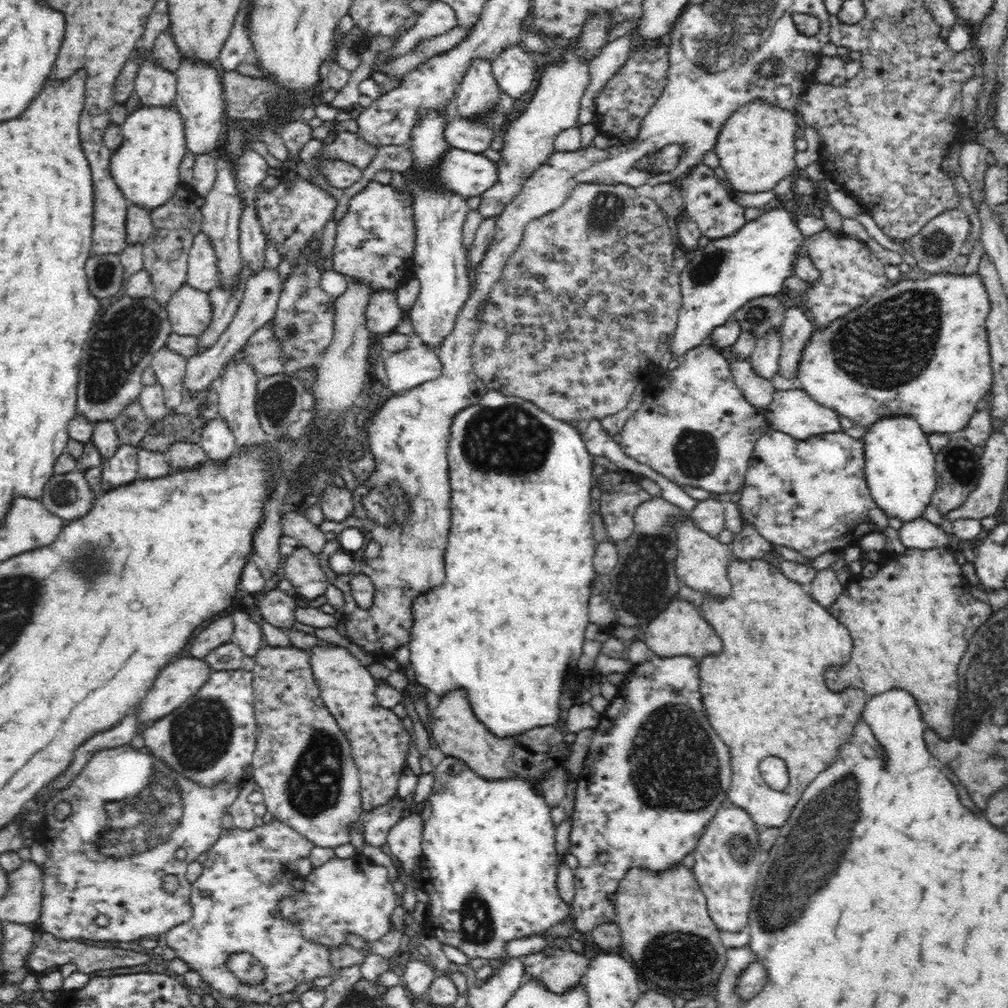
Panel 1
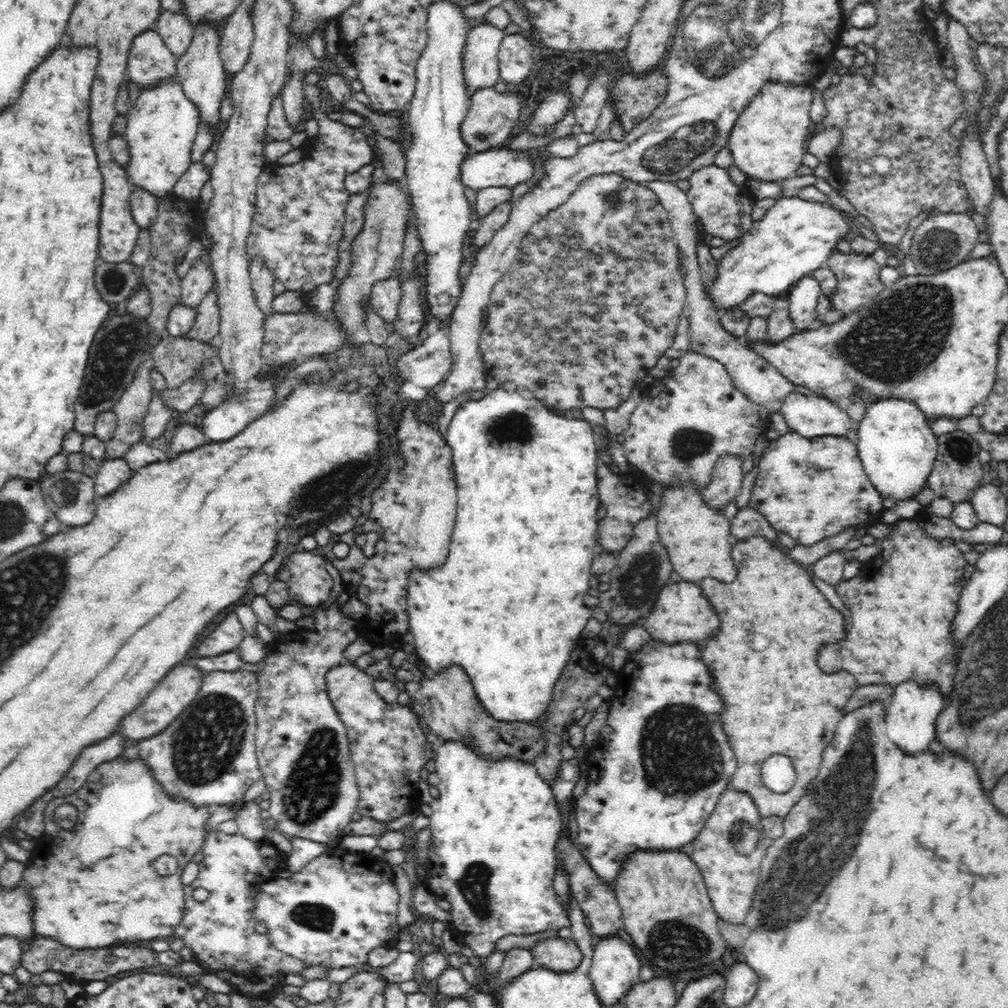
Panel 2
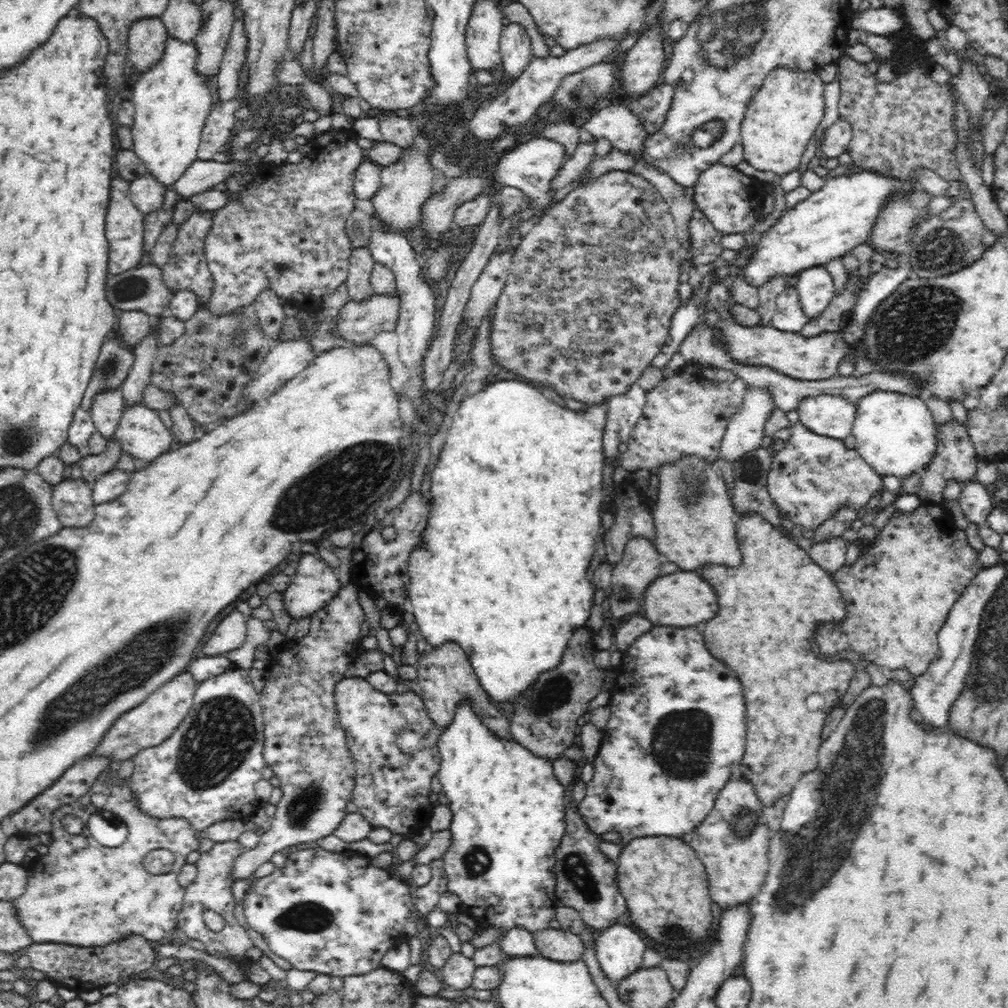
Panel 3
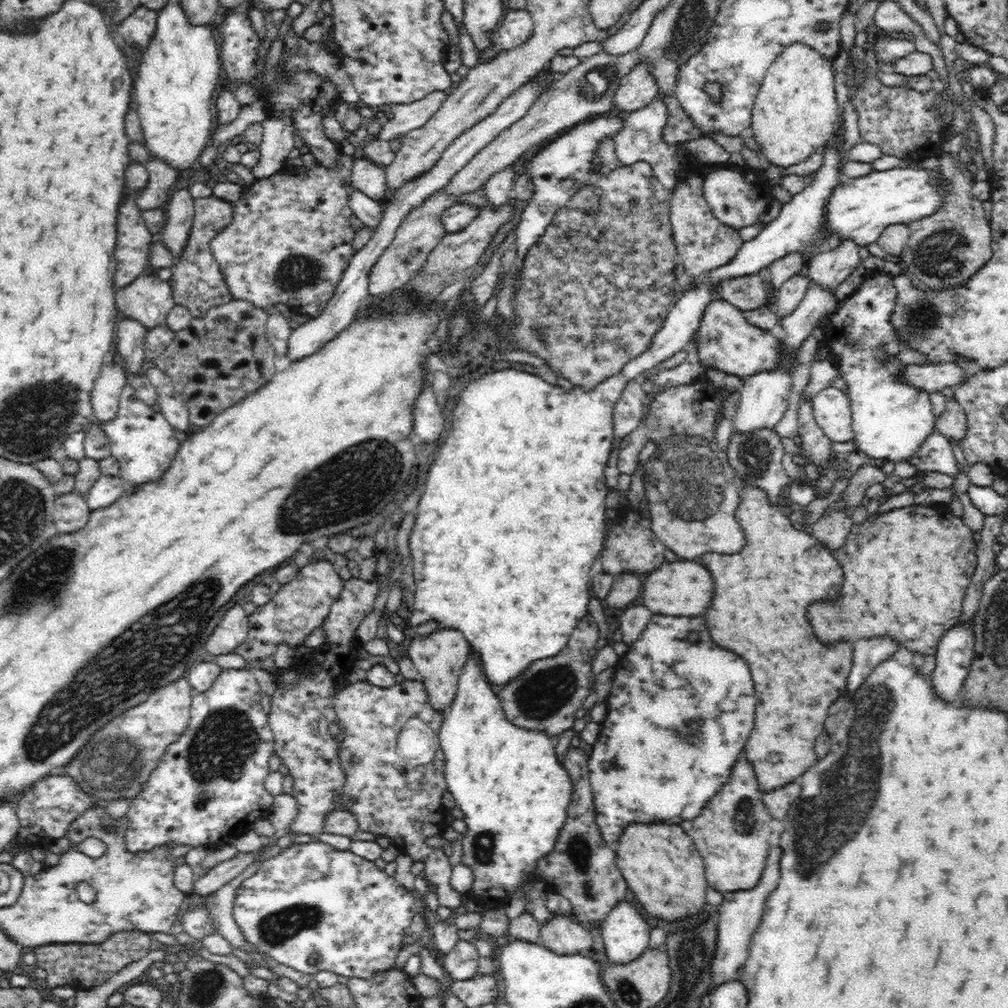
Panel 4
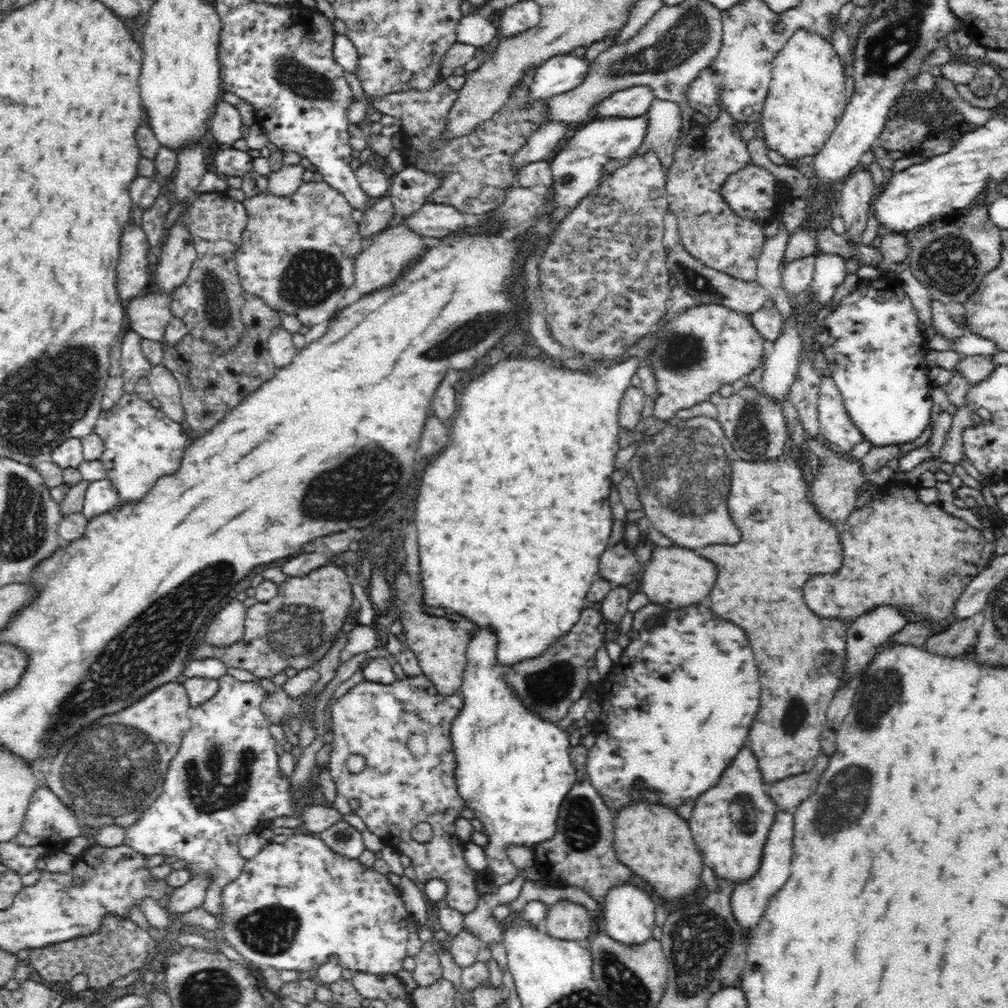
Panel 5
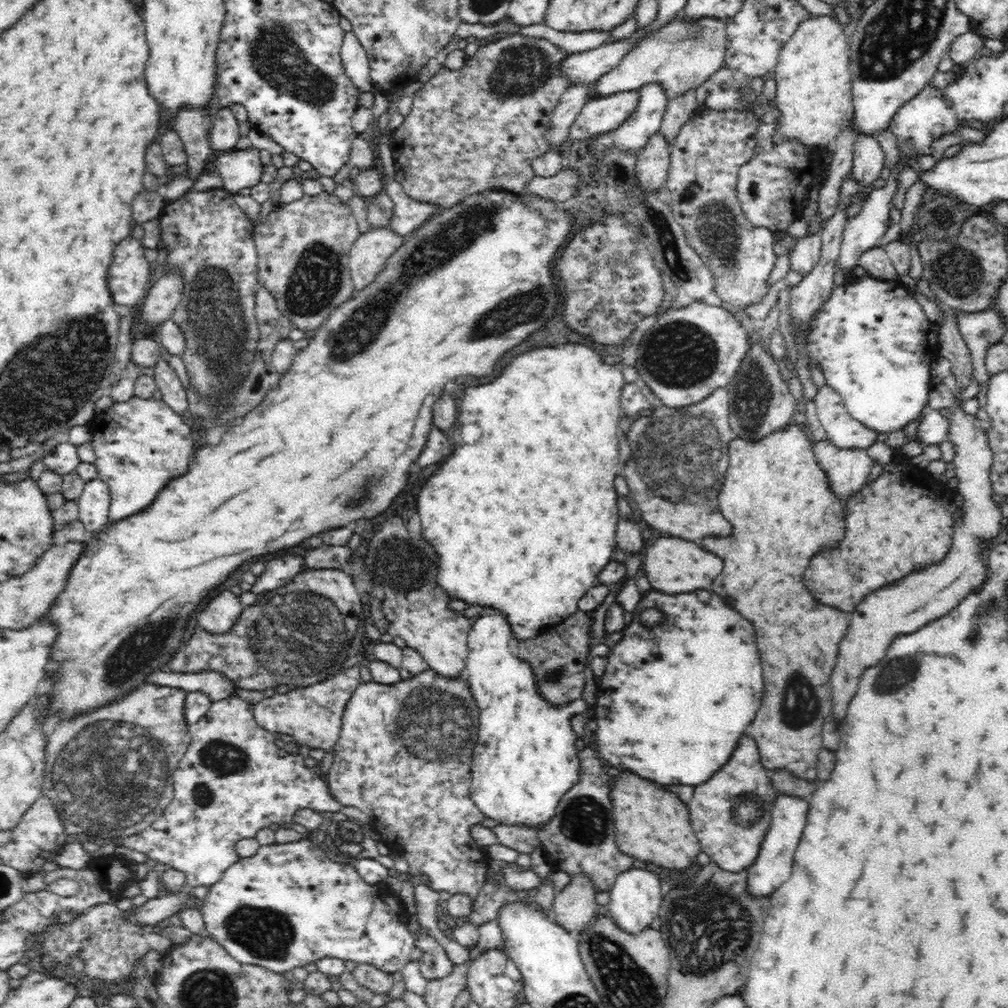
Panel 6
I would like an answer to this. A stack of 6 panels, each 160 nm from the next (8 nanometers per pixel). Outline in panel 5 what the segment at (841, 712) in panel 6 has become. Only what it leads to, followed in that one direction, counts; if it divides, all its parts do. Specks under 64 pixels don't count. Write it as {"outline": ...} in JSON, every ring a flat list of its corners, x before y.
{"outline":[[878,606,870,612,858,616,846,633,846,664,840,680,845,683,854,675,864,674,879,648,888,644,892,635,902,630,907,621,907,614,900,614,898,608]]}

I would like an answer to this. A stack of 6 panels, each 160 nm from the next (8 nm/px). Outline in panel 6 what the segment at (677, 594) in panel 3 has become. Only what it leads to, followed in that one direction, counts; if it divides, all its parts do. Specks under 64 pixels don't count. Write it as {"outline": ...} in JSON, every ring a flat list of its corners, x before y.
{"outline":[[657,534,657,540,644,552,644,574,653,590,662,594,694,592,706,588,722,570,722,560,690,540]]}

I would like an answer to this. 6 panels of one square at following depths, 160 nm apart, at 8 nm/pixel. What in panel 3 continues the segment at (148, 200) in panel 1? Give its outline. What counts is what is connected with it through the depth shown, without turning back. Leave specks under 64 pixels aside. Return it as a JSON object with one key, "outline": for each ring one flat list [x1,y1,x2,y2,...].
{"outline":[[168,35,166,48,160,60,148,70,141,74,139,79,130,89,130,101,135,106,134,124,131,126,133,136,133,151,140,157,146,170,156,182,164,186,174,184,184,171,196,160,197,150,201,141,201,134,210,112,212,92,209,87,210,78,205,78,196,72,195,64,199,57,193,41,182,41]]}

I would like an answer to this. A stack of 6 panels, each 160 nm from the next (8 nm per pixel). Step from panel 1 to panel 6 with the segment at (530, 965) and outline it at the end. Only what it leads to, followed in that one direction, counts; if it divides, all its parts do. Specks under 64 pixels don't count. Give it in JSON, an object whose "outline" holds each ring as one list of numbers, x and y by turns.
{"outline":[[578,874,570,880,567,886,556,892,552,901,557,916,555,922,577,935,586,930,602,909,596,902,597,891,591,878]]}

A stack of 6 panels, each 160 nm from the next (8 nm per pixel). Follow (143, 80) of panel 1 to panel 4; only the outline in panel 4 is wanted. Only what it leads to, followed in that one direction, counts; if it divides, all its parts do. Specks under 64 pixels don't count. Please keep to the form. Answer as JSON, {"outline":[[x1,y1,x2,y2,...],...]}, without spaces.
{"outline":[[146,6,136,8,126,20,112,26,116,34,116,42,124,38,128,43,133,43,144,50,156,32,156,20,156,10]]}

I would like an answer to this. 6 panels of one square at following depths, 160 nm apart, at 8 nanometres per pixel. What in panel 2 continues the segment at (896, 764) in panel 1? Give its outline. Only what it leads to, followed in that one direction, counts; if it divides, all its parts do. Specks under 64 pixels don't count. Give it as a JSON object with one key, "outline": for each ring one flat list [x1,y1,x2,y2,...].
{"outline":[[903,682,892,691,888,706,885,706,885,725,888,738,902,748,906,754,918,754,928,748,935,739,935,724,938,715,947,705,948,697,943,696,935,684,922,686,919,683]]}

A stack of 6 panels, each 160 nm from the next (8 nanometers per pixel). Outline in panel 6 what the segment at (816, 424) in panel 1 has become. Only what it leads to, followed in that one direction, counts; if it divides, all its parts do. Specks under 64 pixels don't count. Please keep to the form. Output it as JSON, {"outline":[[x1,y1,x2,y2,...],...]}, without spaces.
{"outline":[[823,385,818,389,813,401,827,439,838,448,867,449,877,442,879,434,852,418,840,394,832,387]]}

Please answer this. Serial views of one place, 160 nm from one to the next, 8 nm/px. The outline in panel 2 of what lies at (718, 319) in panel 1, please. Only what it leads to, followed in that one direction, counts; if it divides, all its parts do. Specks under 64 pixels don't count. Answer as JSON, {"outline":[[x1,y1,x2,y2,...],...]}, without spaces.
{"outline":[[782,196,760,220,752,223,750,230,740,237,739,244,730,248,717,261,717,277,711,281,704,277,705,291,720,313,739,306,754,293,777,297,785,290,790,290,803,276,810,275,813,270,824,266,831,252,836,250,838,239,846,236,848,232,850,226,843,211,838,211,825,202,802,200,798,196]]}

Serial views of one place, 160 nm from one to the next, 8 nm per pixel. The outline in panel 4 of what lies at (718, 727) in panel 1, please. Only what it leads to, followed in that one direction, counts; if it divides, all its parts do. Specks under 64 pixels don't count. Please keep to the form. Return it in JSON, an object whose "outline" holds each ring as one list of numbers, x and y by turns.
{"outline":[[743,484,742,492,740,492,740,502,735,510,735,519,740,524,740,528,744,530,744,536,746,536,744,550,740,554,732,554,732,556,708,552,701,556,700,561,702,565,712,572,712,578,714,578,714,584,716,584,716,592,714,592,712,604,708,608,708,612,704,614,706,622,708,622,708,632,710,632,712,640,716,640,716,644,720,644,720,648,728,648,730,652,736,652,738,656,742,656,742,660,748,662,752,678,754,678,754,686,756,686,756,722,754,722,754,730,752,730,752,734,750,734,750,738,746,742,743,754,746,754,746,759,754,767,762,794,797,781,800,776,804,775,804,772,818,762,816,752,814,751,814,742,816,742,816,738,824,730,824,722,826,722,826,716,828,716,828,706,846,691,846,682,852,666,852,643,840,640,838,644,822,646,818,642,818,638,814,636,812,626,808,624,808,618,806,618,806,612,808,612,810,604,822,602,822,600,834,600,840,594,840,584,842,584,843,574,842,567,835,559,831,550,828,550,815,536,803,531,802,525,792,524,790,519,788,519,788,515,789,511,782,504,782,501,779,504,771,504,771,501,767,499,767,492,764,492,761,488,756,488,754,484]]}

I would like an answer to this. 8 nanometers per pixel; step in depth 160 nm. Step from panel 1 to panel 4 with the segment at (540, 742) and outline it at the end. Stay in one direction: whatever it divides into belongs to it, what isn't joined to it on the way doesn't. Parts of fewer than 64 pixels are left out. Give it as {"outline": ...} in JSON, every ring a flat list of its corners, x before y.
{"outline":[[438,628,425,637,415,636,409,645,408,657,420,673,432,708,447,711,457,693,460,670,472,653,469,642,459,630]]}

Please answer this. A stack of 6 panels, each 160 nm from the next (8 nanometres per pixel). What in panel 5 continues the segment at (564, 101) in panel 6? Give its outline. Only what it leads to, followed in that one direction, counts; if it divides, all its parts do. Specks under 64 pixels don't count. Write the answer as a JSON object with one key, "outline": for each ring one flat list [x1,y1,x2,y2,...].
{"outline":[[547,122,528,137,527,143,520,148,511,160,515,170,522,170,530,162,538,162,557,152,560,142,566,138,566,130,574,128,565,122]]}

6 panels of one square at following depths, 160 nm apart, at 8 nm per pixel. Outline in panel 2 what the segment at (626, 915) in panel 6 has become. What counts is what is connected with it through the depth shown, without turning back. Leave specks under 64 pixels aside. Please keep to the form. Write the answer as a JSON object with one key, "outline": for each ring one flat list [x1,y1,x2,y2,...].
{"outline":[[618,935,599,938,594,943,592,963,589,970,589,977,592,979,593,989,598,1000,605,1006,614,1006,616,1002,623,1000,628,990,634,984,640,982,640,960,634,950,634,945,624,941]]}

